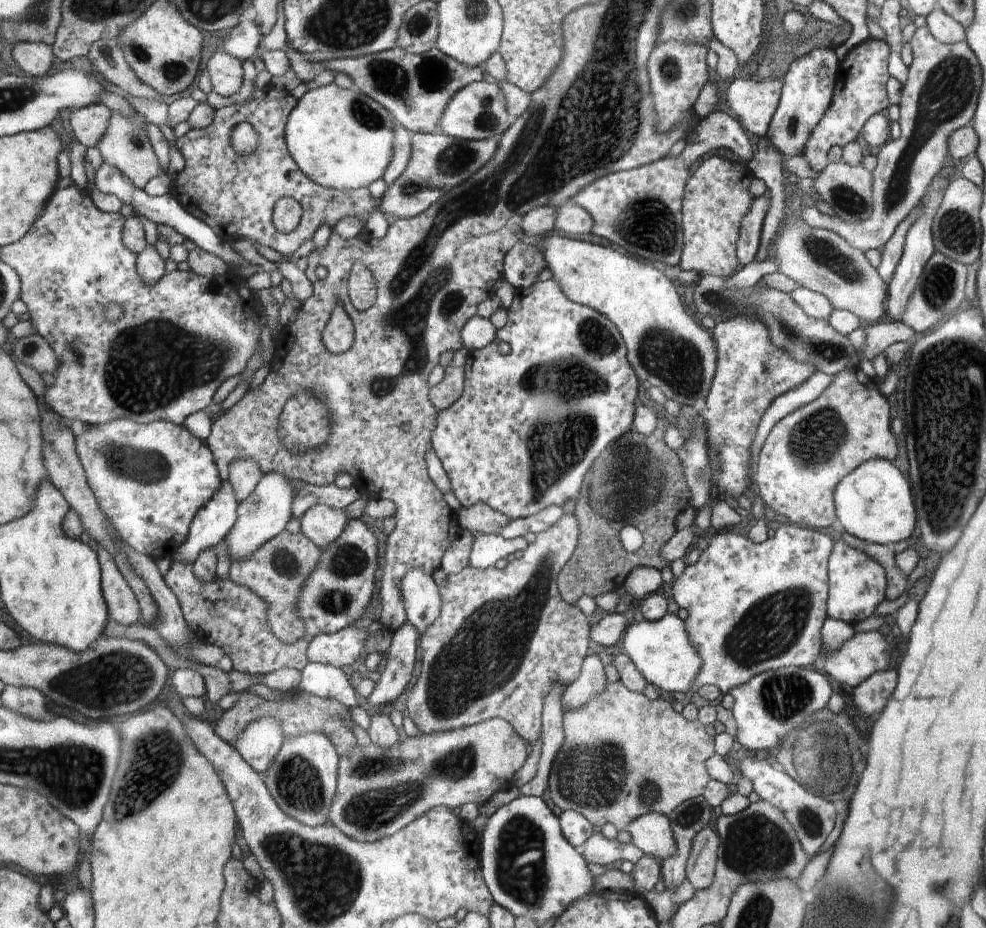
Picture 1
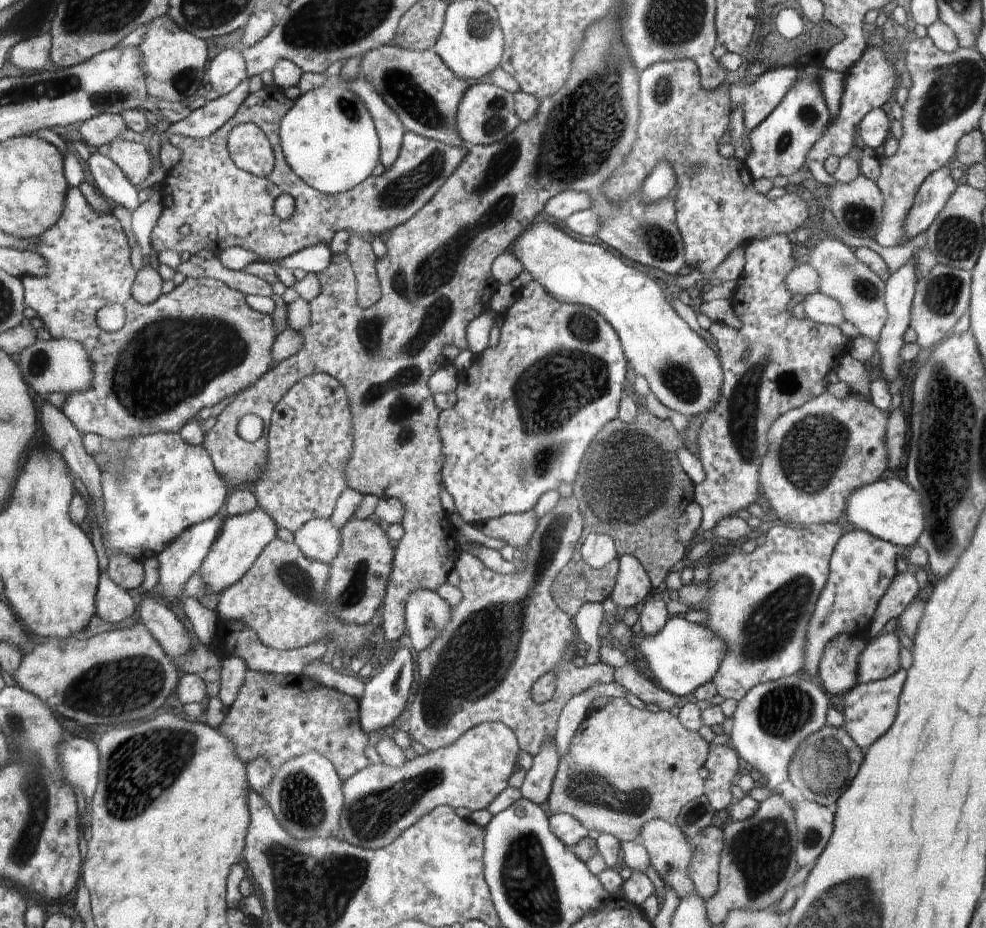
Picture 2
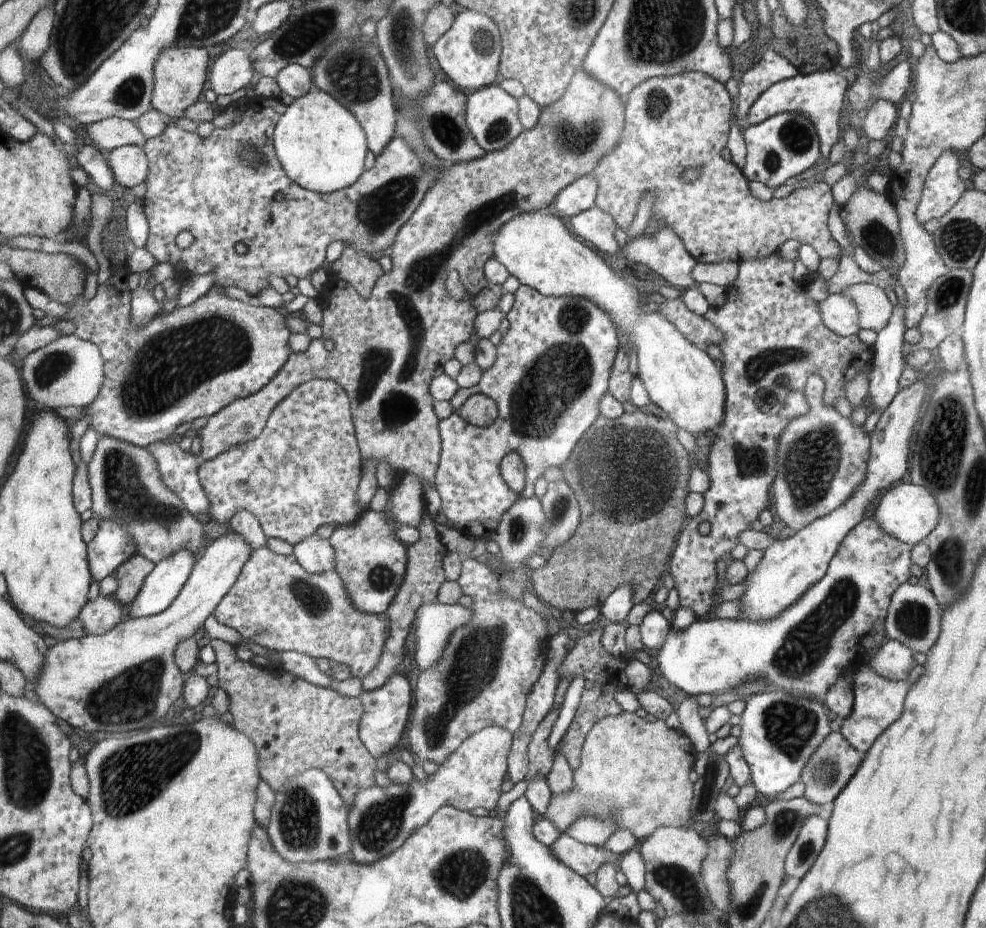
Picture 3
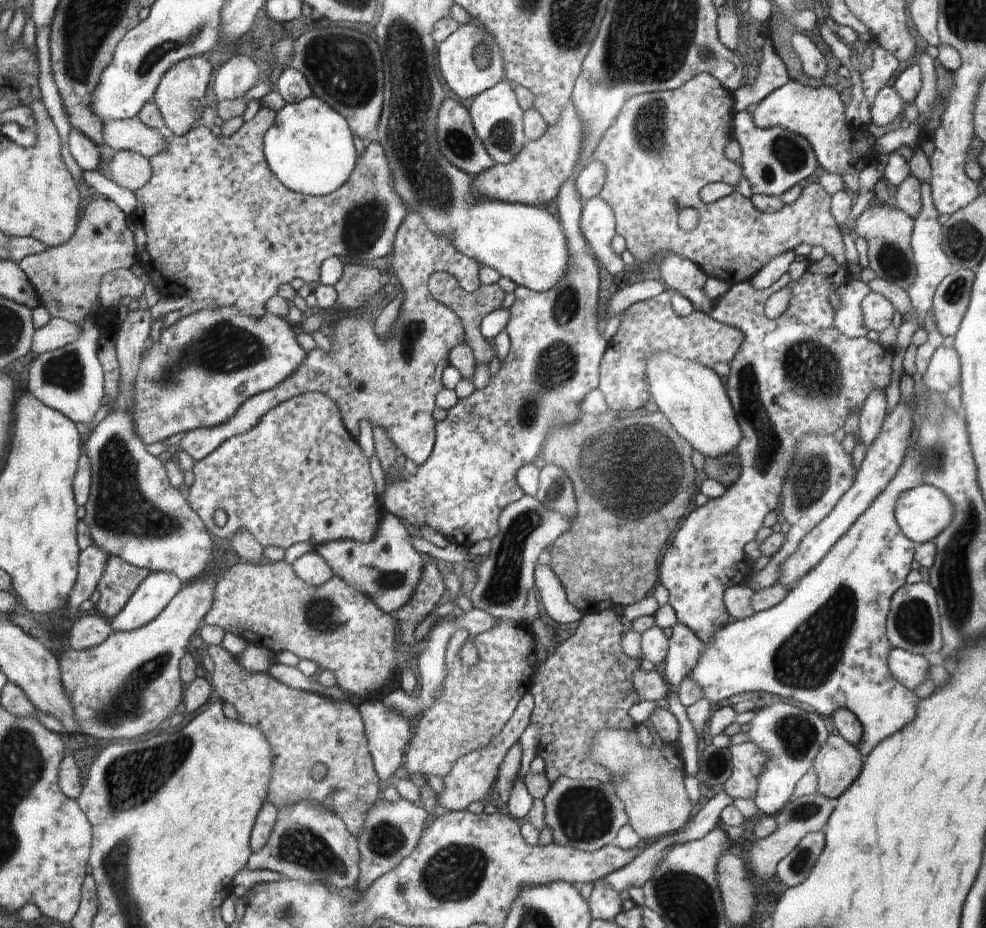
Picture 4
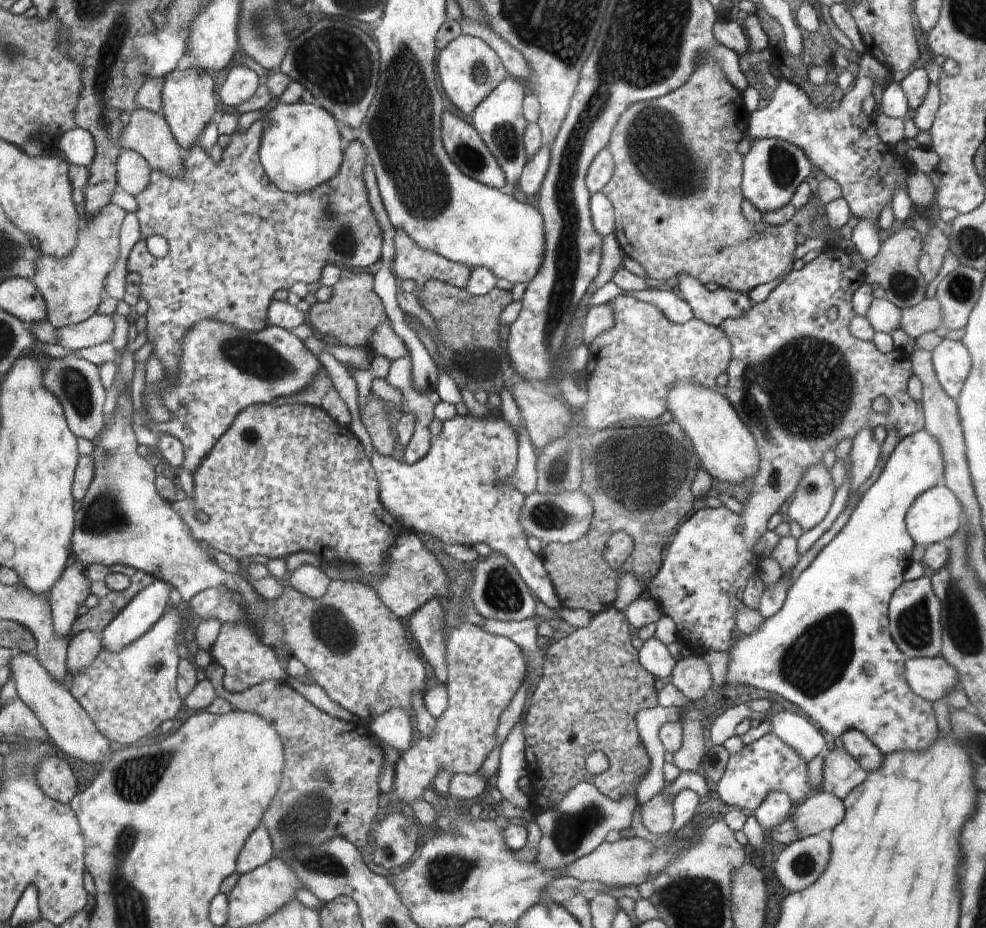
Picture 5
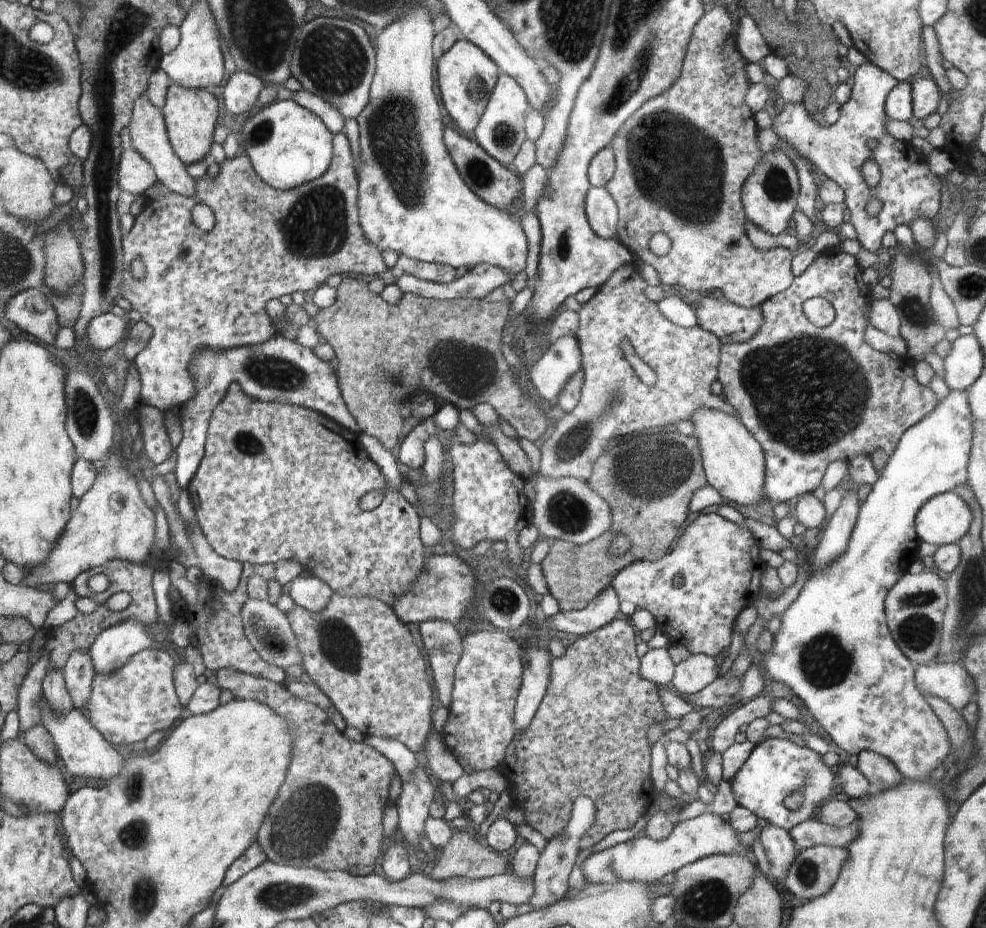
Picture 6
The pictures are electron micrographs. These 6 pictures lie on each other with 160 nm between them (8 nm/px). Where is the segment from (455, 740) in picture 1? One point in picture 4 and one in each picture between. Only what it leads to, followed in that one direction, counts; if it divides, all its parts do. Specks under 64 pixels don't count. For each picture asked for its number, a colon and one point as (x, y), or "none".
2: (381, 802)
3: (381, 820)
4: (393, 830)

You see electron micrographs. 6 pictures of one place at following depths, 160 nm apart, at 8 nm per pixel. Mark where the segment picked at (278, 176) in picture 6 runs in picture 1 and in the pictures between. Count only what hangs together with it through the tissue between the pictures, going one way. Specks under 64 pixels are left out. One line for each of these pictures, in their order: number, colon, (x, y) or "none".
1: (342, 139)
2: (329, 139)
3: (321, 145)
4: (309, 147)
5: (301, 148)

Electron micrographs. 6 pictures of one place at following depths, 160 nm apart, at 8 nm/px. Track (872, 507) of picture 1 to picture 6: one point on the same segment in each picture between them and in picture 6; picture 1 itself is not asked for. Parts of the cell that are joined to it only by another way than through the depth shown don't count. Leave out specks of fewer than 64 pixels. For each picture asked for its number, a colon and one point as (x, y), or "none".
2: (889, 509)
3: (910, 512)
4: (924, 512)
5: (937, 514)
6: (946, 518)

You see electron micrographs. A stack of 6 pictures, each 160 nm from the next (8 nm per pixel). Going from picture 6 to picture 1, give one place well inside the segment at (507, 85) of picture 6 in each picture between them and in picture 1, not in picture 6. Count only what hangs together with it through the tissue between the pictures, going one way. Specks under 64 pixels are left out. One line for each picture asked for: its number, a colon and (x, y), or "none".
1: (477, 112)
2: (486, 115)
3: (492, 113)
4: (496, 114)
5: (499, 118)

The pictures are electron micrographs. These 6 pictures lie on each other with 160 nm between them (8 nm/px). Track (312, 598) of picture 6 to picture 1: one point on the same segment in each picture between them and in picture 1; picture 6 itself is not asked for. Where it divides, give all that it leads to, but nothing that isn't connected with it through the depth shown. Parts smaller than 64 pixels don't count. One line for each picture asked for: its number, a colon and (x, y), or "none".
1: (323, 524)
2: (319, 539)
3: (315, 554)
4: (313, 569)
5: (313, 582)

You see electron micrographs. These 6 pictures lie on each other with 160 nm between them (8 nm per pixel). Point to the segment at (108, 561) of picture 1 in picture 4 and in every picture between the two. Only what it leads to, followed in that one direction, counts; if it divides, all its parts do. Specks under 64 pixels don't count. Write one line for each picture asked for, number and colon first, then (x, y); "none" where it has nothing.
2: (114, 604)
3: (99, 617)
4: (89, 632)

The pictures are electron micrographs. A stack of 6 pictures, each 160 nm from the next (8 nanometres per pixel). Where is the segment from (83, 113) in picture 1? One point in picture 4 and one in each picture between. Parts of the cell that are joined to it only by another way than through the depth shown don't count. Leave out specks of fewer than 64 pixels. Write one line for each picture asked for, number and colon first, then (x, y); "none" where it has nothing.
2: (103, 129)
3: (111, 133)
4: (131, 134)

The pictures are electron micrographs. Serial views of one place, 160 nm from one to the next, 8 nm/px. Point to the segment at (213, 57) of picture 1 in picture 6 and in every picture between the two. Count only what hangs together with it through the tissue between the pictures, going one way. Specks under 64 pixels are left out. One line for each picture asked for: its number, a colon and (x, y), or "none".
2: (227, 69)
3: (232, 70)
4: (233, 79)
5: (240, 85)
6: (239, 95)

